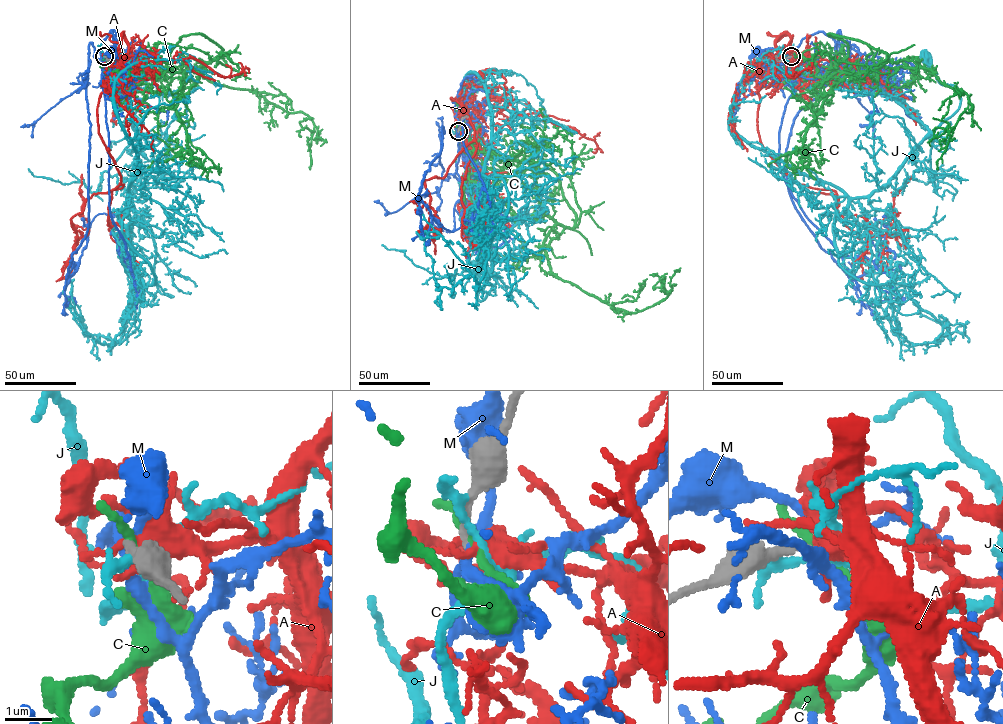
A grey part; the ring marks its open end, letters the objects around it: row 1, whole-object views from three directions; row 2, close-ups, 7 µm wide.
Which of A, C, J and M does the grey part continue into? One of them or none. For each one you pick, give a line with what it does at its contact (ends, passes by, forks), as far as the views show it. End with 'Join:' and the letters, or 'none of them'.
Join: none of them

